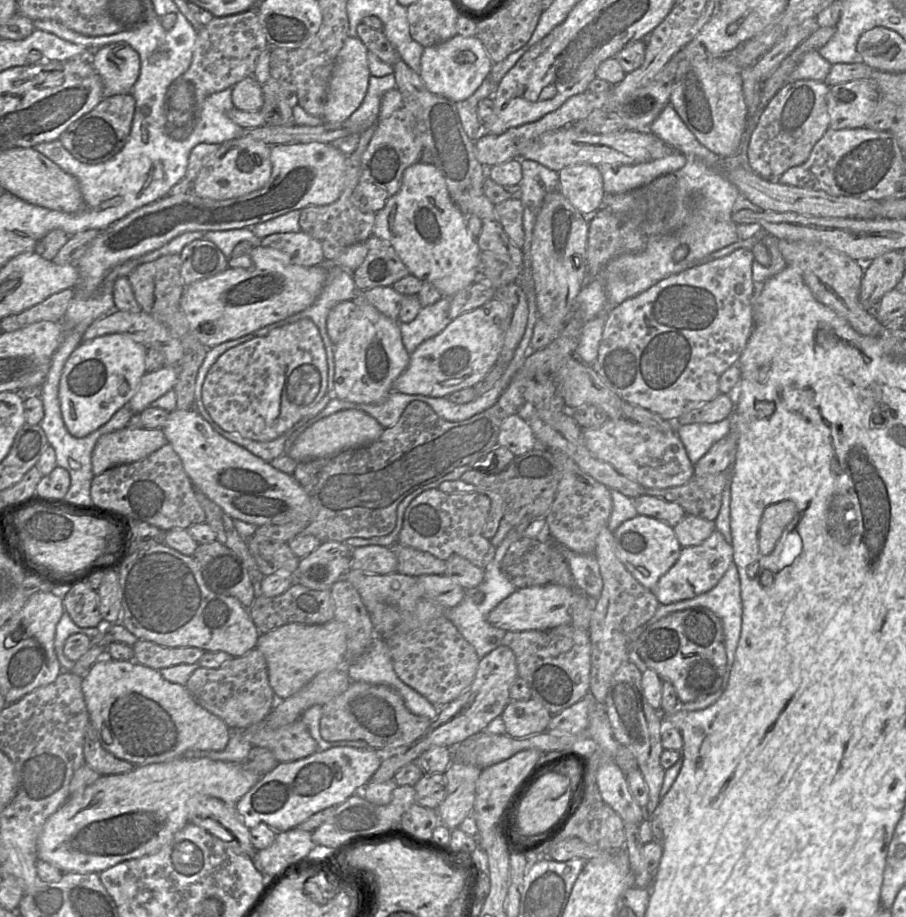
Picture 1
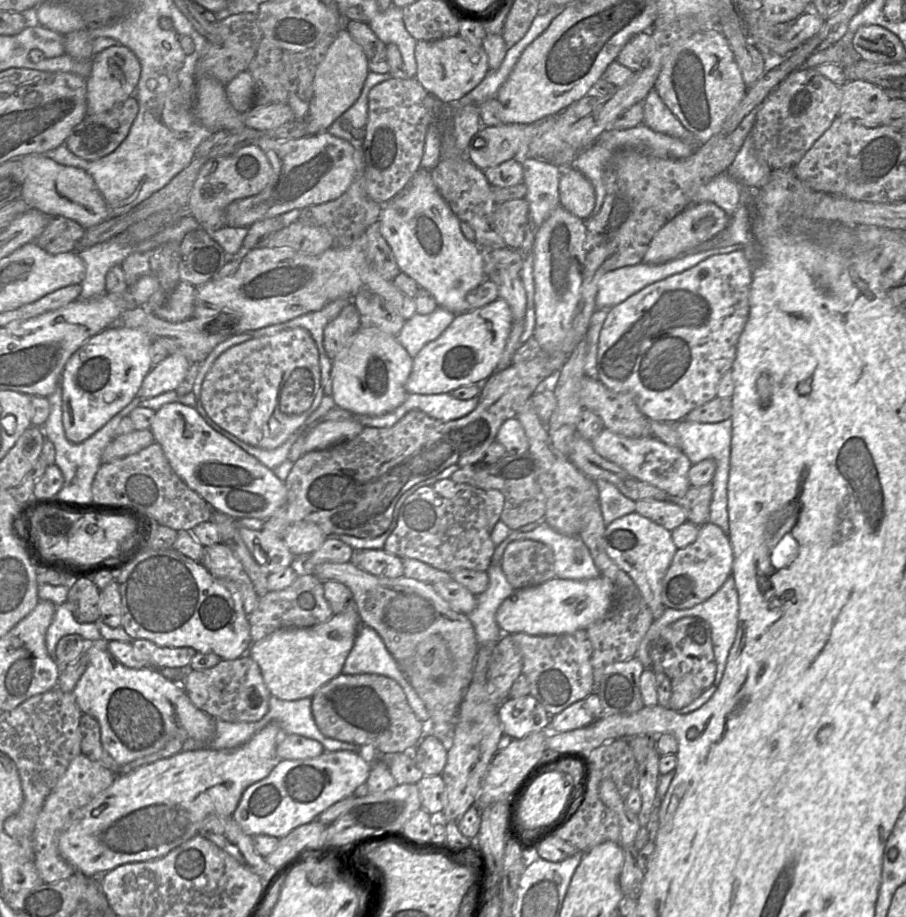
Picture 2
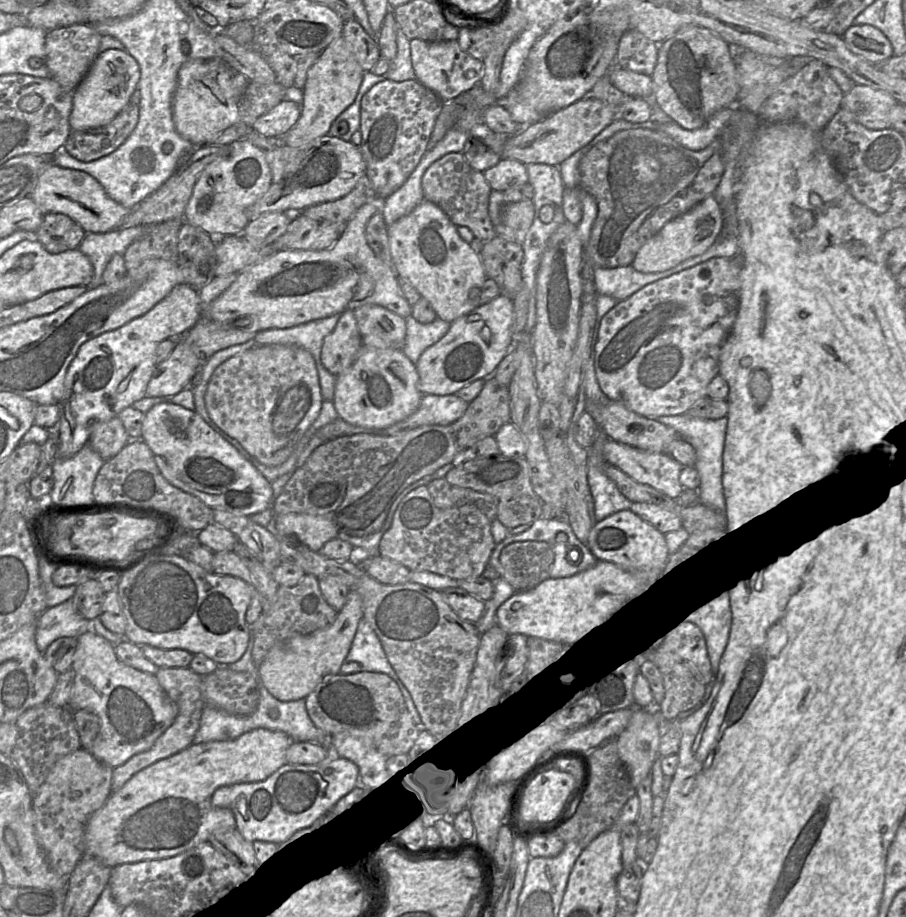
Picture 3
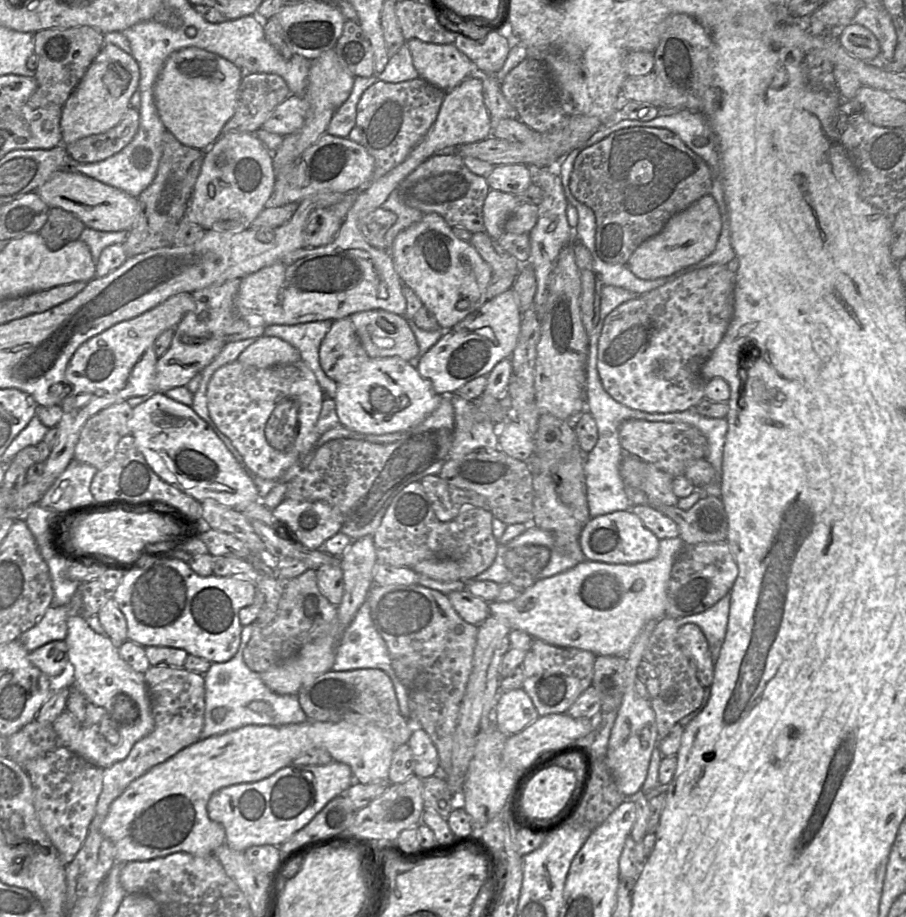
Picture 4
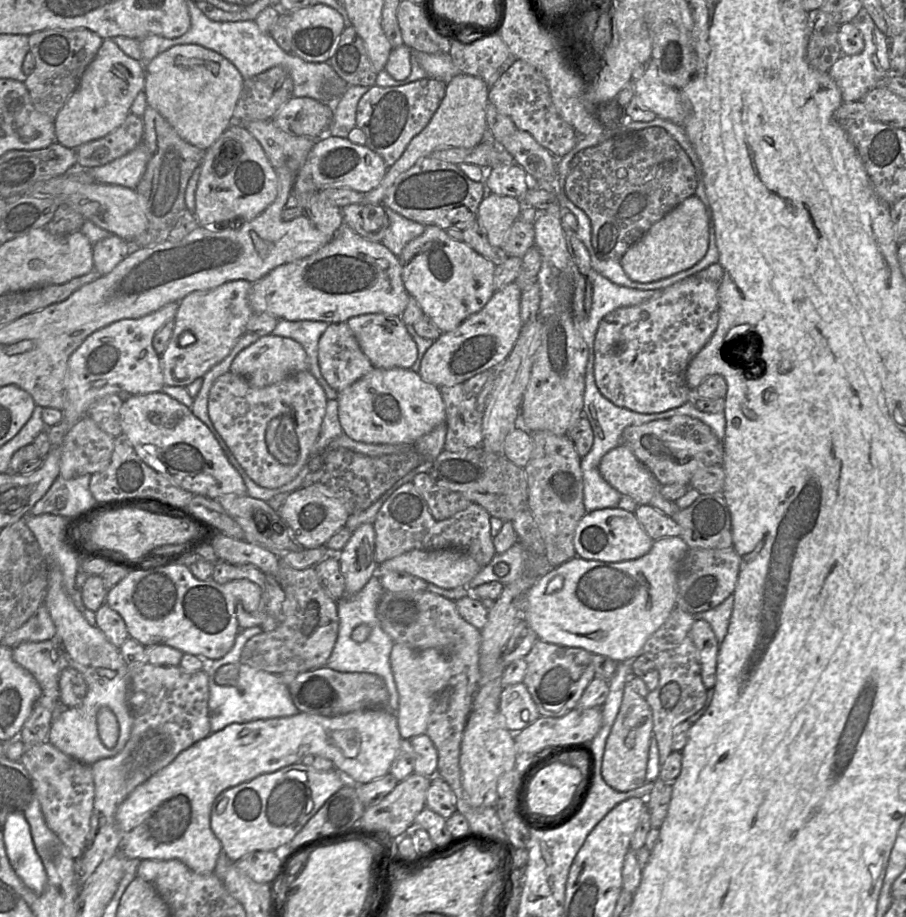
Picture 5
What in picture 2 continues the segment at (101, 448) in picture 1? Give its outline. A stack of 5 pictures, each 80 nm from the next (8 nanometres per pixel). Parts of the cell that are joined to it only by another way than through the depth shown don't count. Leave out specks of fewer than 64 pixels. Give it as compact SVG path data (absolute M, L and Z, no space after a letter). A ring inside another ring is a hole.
M135 429L127 434L116 435L103 451L102 464L135 454L154 442L155 440L150 429Z

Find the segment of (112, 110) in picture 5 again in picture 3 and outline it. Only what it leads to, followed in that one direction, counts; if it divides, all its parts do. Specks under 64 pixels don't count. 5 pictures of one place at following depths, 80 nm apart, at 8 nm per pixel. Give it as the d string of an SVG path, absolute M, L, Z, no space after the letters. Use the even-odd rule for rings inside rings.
M107 49L97 54L93 64L73 91L73 104L69 117L72 131L82 131L105 126L129 103L137 89L140 70L128 52Z

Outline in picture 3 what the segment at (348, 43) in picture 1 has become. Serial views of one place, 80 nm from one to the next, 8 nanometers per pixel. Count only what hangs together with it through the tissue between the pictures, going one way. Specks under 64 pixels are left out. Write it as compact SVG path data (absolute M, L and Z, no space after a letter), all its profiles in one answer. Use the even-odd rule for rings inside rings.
M342 36L324 49L307 73L302 90L301 115L297 123L283 136L282 141L293 148L303 147L328 134L333 121L355 100L364 76L364 70L348 49Z

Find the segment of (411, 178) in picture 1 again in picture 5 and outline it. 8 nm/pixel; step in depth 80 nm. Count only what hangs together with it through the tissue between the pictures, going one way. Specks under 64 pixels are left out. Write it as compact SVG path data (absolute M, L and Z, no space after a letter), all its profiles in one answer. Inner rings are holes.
M425 226L423 234L405 245L398 259L406 291L415 298L423 314L430 317L441 333L453 331L468 317L482 310L496 292L494 288L496 266L463 241L449 237L445 230L437 226Z

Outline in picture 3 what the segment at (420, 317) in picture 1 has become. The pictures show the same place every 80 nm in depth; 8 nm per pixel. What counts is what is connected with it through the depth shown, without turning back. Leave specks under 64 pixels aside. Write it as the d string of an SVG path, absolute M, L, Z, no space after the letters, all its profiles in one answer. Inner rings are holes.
M411 316L406 318L406 337L402 352L416 364L421 354L447 333L450 324L438 317L428 324L421 324Z

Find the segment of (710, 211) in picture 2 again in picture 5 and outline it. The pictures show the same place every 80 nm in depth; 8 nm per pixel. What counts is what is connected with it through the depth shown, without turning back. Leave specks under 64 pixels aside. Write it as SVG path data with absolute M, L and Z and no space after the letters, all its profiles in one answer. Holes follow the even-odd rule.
M691 196L655 223L621 258L626 275L635 282L656 282L691 268L706 254L711 223L705 204Z

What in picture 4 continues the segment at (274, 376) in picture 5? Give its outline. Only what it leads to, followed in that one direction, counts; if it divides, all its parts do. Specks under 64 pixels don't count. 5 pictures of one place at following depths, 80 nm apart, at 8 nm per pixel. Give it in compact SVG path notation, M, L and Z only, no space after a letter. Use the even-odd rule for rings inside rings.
M261 336L238 357L239 362L266 368L279 364L290 364L301 360L300 353L289 343L277 337Z

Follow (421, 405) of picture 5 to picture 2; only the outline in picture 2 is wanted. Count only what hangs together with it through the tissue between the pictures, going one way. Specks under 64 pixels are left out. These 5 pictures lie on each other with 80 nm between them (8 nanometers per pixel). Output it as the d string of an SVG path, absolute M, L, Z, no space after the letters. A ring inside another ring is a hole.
M360 327L351 343L332 361L332 398L335 406L359 415L381 416L401 405L408 393L406 381L412 371L411 356L395 336L386 334L375 327Z

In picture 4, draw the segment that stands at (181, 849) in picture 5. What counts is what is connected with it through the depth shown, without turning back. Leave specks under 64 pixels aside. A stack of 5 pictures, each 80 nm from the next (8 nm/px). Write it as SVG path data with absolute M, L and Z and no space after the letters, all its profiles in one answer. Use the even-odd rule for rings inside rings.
M308 719L280 726L246 725L198 740L132 781L112 802L100 831L112 842L117 864L152 860L179 852L214 855L214 851L225 843L225 830L209 818L207 804L212 794L221 788L267 778L313 748L325 749L333 761L349 765L356 782L387 781L396 747L387 733L373 724Z

